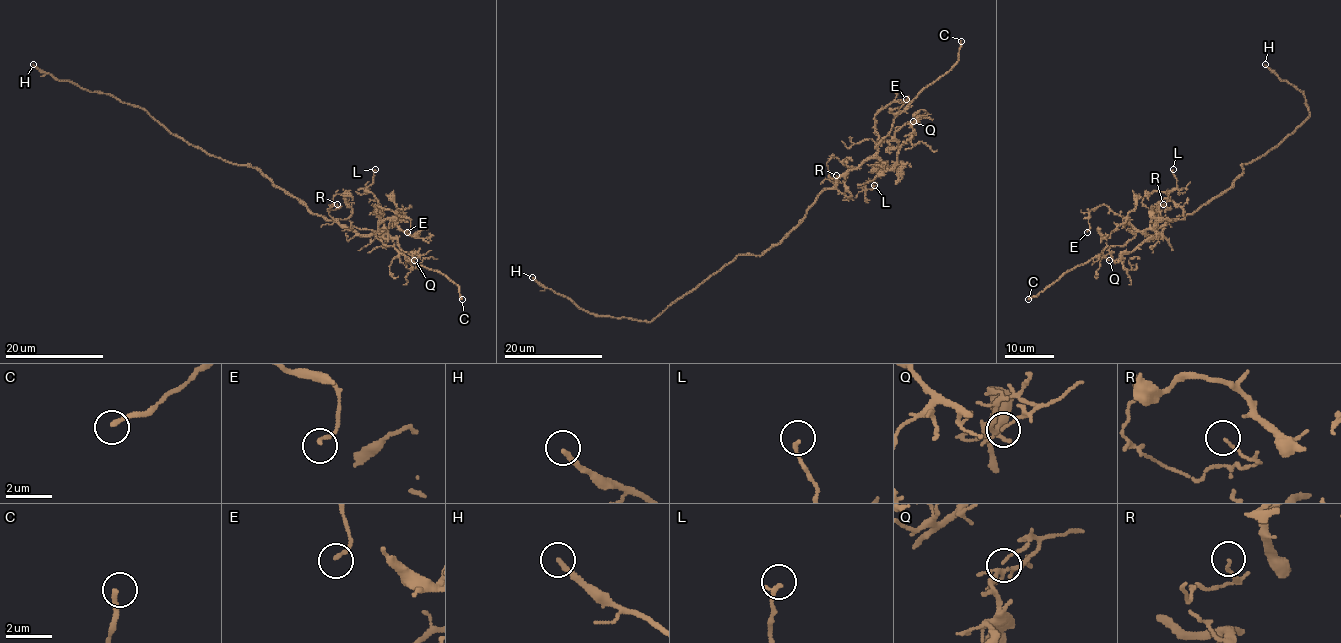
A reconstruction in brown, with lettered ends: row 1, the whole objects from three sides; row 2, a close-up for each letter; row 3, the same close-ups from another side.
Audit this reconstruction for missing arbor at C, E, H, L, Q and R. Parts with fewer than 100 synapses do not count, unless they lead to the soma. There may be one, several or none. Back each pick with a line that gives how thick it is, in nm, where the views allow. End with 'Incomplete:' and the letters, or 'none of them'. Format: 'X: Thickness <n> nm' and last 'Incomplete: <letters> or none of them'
C: Thickness 200 nm
H: Thickness 200 nm
Incomplete: C, H

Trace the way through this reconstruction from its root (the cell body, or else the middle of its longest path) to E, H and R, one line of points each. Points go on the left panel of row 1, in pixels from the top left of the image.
E: (277, 185), (313, 213), (336, 219), (360, 234), (377, 231), (375, 205), (405, 216), (410, 221), (407, 232)
H: (277, 185), (255, 168), (209, 156), (171, 134), (138, 107), (57, 80), (33, 64)
R: (277, 185), (313, 213), (345, 219), (349, 191), (337, 194), (328, 212), (337, 204)

